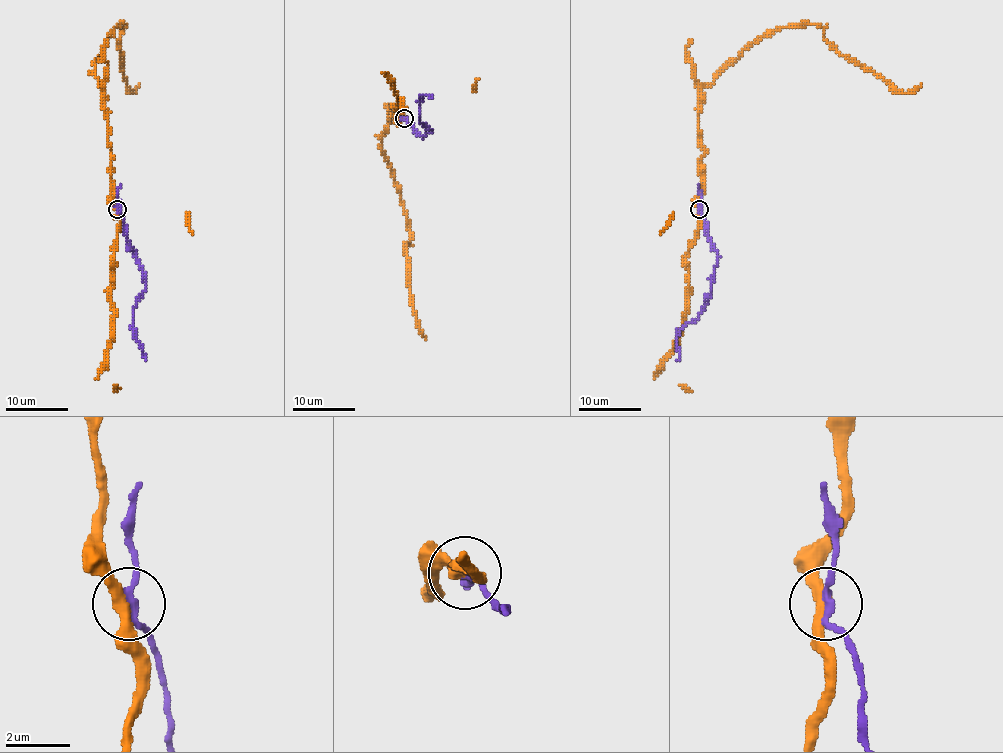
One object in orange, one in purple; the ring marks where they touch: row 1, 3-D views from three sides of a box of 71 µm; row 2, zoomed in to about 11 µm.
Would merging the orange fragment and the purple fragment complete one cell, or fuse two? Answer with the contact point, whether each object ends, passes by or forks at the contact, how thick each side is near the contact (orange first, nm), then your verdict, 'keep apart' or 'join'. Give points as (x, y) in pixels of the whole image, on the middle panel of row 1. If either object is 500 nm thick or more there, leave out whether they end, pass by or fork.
place (404, 118); orange passes by; purple passes by; calibres 360 and 240 nm; keep apart

